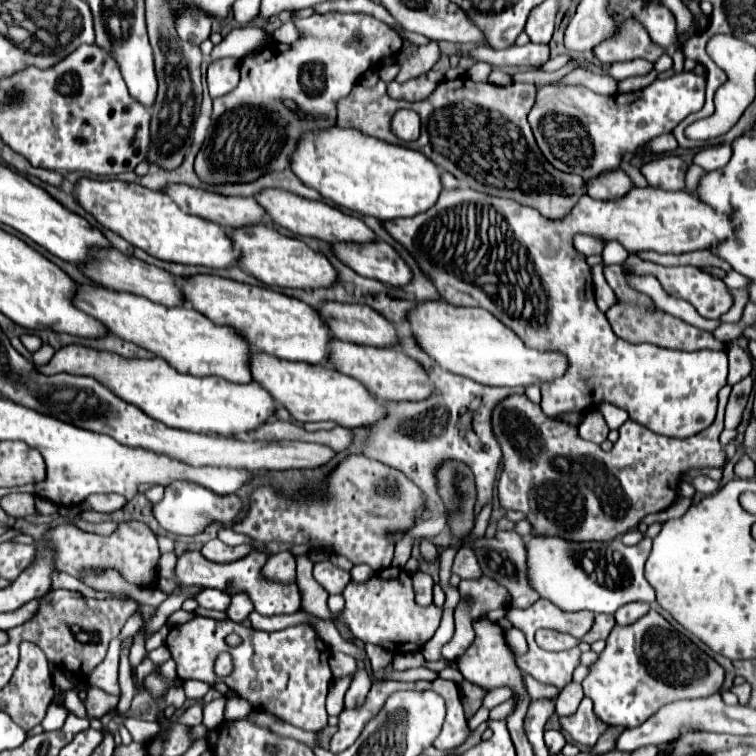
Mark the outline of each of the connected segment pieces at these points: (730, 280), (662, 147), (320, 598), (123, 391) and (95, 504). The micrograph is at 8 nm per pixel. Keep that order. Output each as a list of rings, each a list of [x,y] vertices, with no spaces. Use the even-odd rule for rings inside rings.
[[[734,270],[729,271],[723,281],[729,288],[745,288],[750,282],[748,278]]]
[[[666,134],[666,136],[658,136],[654,138],[654,142],[648,146],[648,150],[656,152],[656,154],[665,154],[674,152],[678,148],[678,142],[674,138],[674,134]]]
[[[298,556],[296,562],[298,562],[296,582],[298,582],[300,592],[302,592],[302,610],[306,610],[306,612],[310,612],[314,616],[322,614],[324,618],[328,618],[328,606],[326,606],[328,592],[314,580],[314,576],[312,576],[312,562],[306,556]],[[320,604],[322,604],[322,610],[318,608]]]
[[[66,346],[58,350],[48,364],[36,369],[48,376],[58,372],[94,376],[116,396],[138,406],[154,420],[160,420],[170,428],[180,428],[198,434],[236,438],[266,424],[270,418],[276,416],[278,408],[276,400],[258,382],[232,384],[224,378],[198,378],[178,372],[162,358],[126,360],[116,354],[96,352],[84,346]]]
[[[92,494],[86,498],[86,504],[94,510],[94,512],[116,512],[126,504],[126,498],[120,494]]]

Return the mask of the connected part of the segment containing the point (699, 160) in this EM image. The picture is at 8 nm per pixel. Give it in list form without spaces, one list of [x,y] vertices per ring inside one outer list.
[[[718,144],[718,146],[708,146],[704,150],[700,150],[694,156],[694,164],[702,166],[704,170],[712,172],[712,170],[720,170],[726,166],[726,162],[732,156],[732,147],[730,144]]]

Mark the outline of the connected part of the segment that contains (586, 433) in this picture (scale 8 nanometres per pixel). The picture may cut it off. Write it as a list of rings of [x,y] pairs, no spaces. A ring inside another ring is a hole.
[[[590,410],[584,418],[584,422],[578,426],[578,436],[582,440],[594,442],[594,444],[602,444],[608,438],[608,432],[610,432],[610,428],[598,410]]]

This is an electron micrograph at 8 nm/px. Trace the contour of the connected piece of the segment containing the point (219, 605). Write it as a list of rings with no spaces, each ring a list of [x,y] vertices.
[[[206,588],[206,590],[200,590],[196,594],[192,594],[192,598],[198,602],[200,608],[206,608],[206,610],[218,610],[218,612],[224,612],[230,604],[230,596],[220,592],[220,590],[212,590],[212,588]]]

